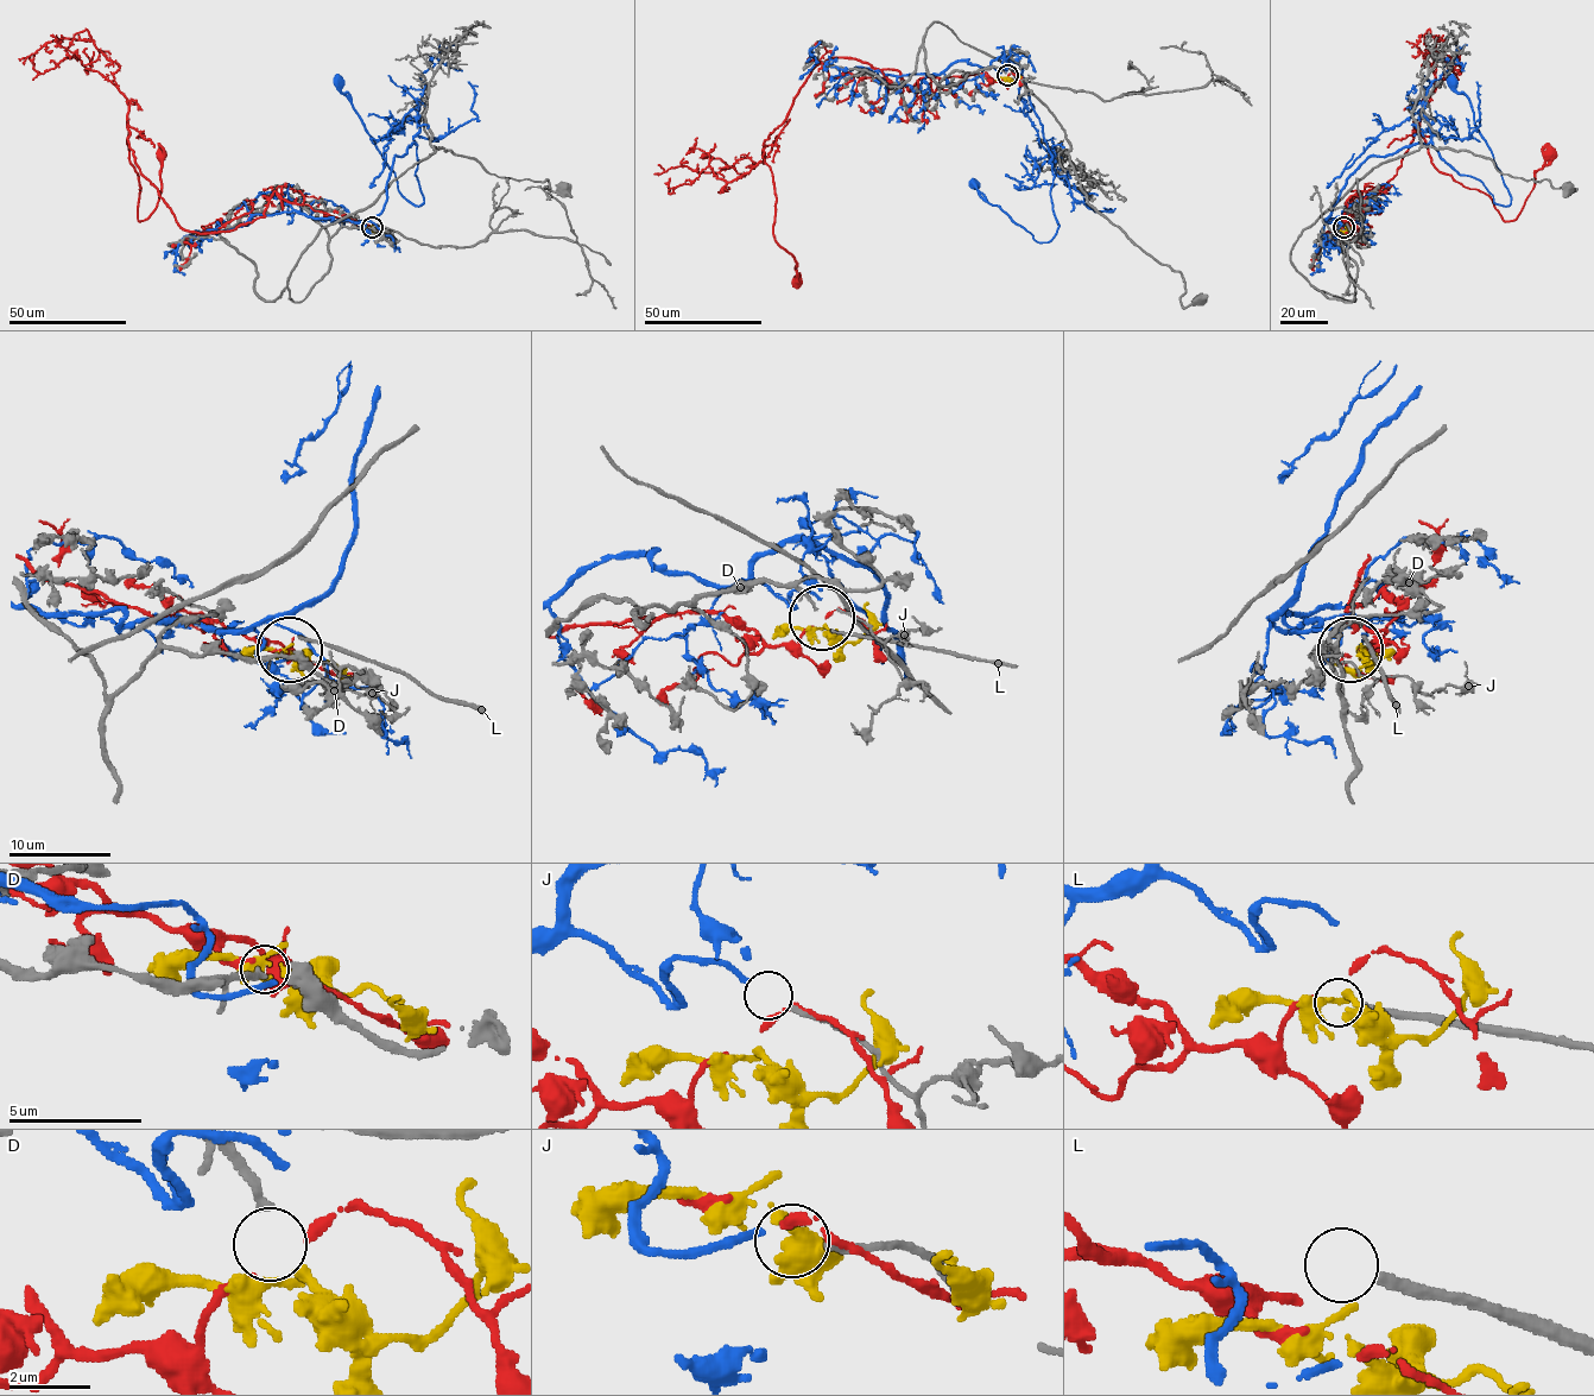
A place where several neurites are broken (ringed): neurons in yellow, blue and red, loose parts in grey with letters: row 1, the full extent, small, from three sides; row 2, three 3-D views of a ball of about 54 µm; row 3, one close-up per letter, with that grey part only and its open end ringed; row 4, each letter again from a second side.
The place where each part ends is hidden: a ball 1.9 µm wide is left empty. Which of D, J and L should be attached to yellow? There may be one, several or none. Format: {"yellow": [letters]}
{"yellow": ["D"]}

